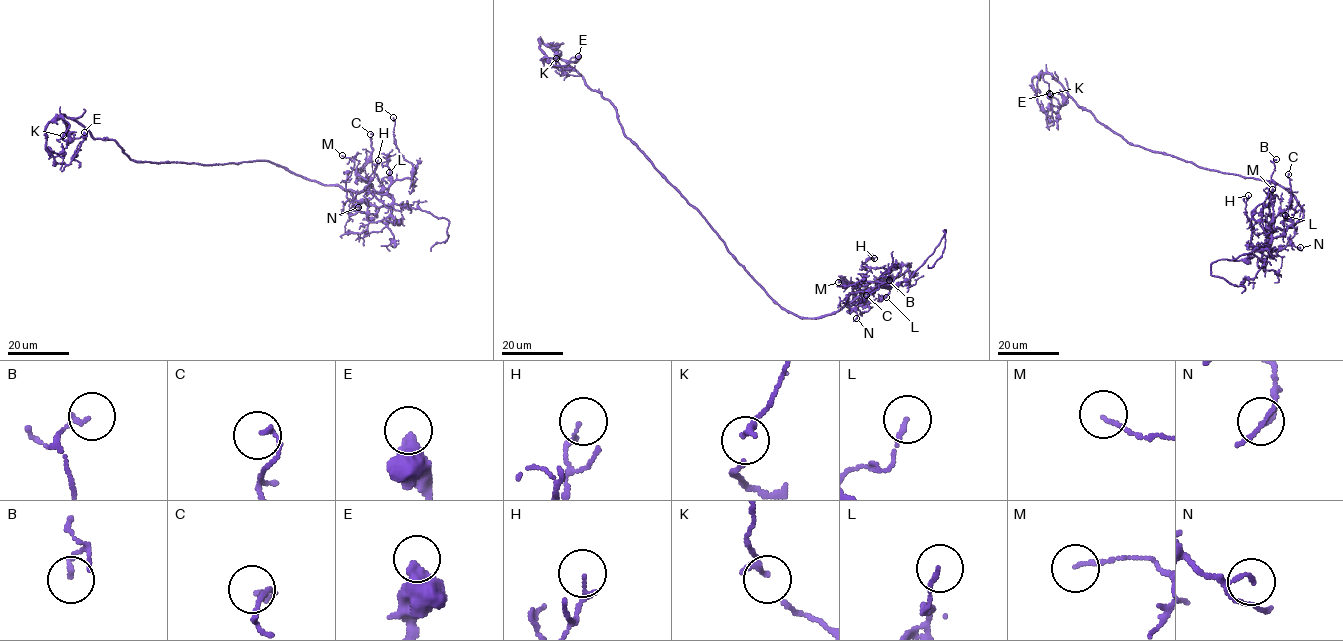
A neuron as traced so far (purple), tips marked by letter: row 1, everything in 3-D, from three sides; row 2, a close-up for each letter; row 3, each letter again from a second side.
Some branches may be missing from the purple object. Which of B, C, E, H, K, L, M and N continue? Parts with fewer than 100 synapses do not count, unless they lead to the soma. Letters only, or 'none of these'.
none of these

